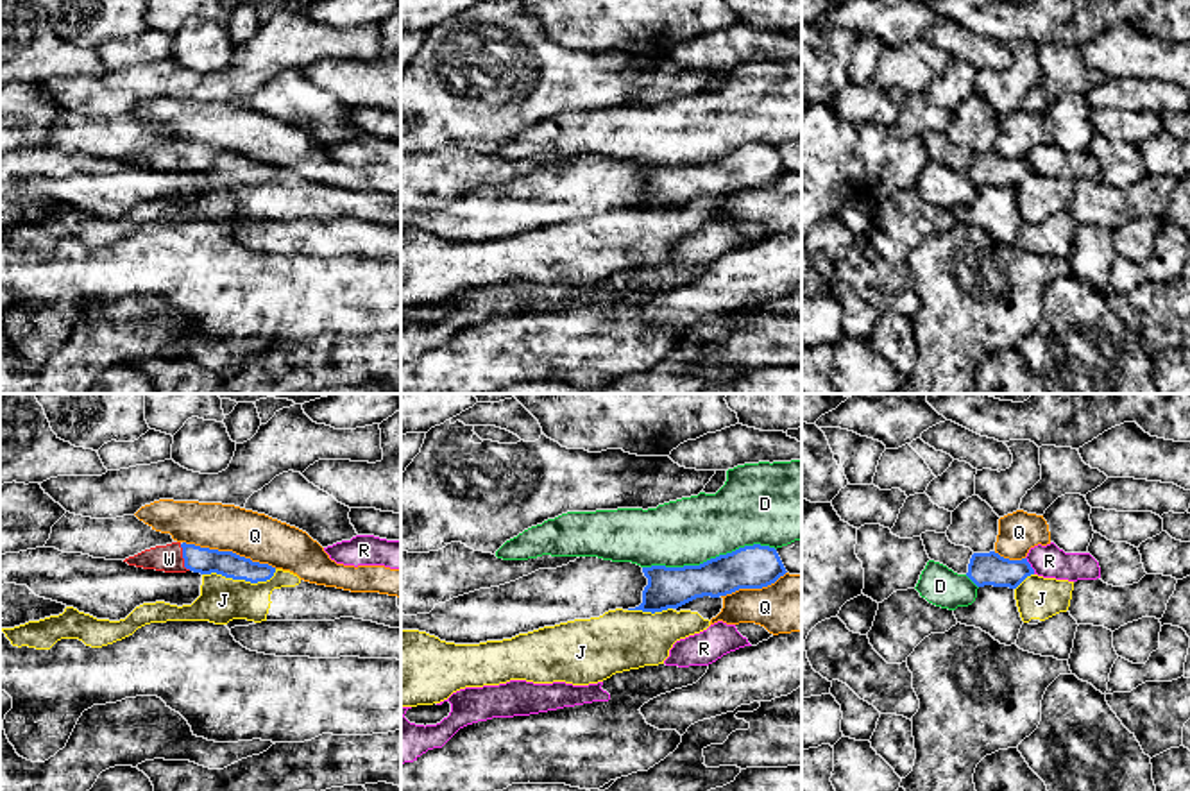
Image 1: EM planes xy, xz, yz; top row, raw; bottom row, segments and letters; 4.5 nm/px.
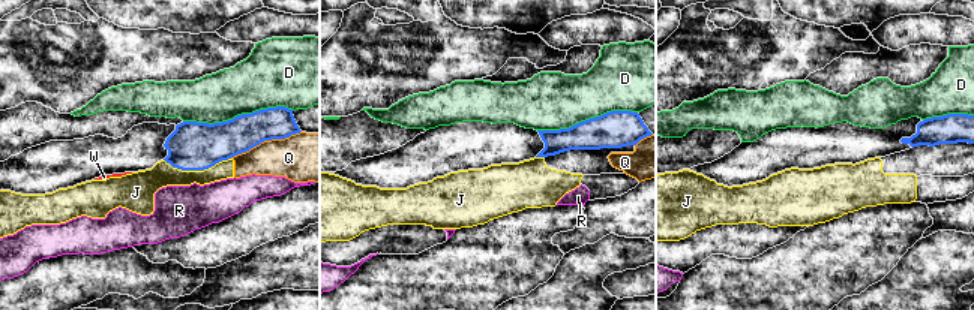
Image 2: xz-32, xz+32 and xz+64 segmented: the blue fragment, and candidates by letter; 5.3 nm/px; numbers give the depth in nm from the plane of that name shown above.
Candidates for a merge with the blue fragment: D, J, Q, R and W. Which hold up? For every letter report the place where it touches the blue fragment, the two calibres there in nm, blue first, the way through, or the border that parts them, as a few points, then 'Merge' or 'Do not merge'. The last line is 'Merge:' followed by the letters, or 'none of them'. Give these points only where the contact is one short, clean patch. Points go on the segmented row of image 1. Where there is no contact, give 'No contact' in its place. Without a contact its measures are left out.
D: Touches blue at xz (711, 559). Thickness 190 nm (blue) against 300 nm. Do not merge
J: Touches blue at xy (240, 578). Thickness 120 nm (blue) against 200 nm. Boundary: xy (276, 569), (269, 578), (256, 582), (203, 573). Do not merge
Q: Touches blue at xy (229, 552). Thickness 120 nm (blue) against 220 nm. Do not merge
R: Touches blue at yz (1029, 566). Thickness 140 nm (blue) against 150 nm. Boundary: yz (1026, 557), (1035, 573). Do not merge
W: Touches blue at xy (183, 557). Thickness 120 nm (blue) against 120 nm. Path across: xy (204, 561), (183, 557), (169, 559). Merge
Merge: W

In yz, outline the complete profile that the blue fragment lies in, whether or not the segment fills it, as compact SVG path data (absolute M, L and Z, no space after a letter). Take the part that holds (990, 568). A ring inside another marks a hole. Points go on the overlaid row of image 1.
M995 551L973 553L966 573L977 587L993 585L1009 589L1016 589L1031 574L1034 574L1034 569L1027 558L1009 560Z

